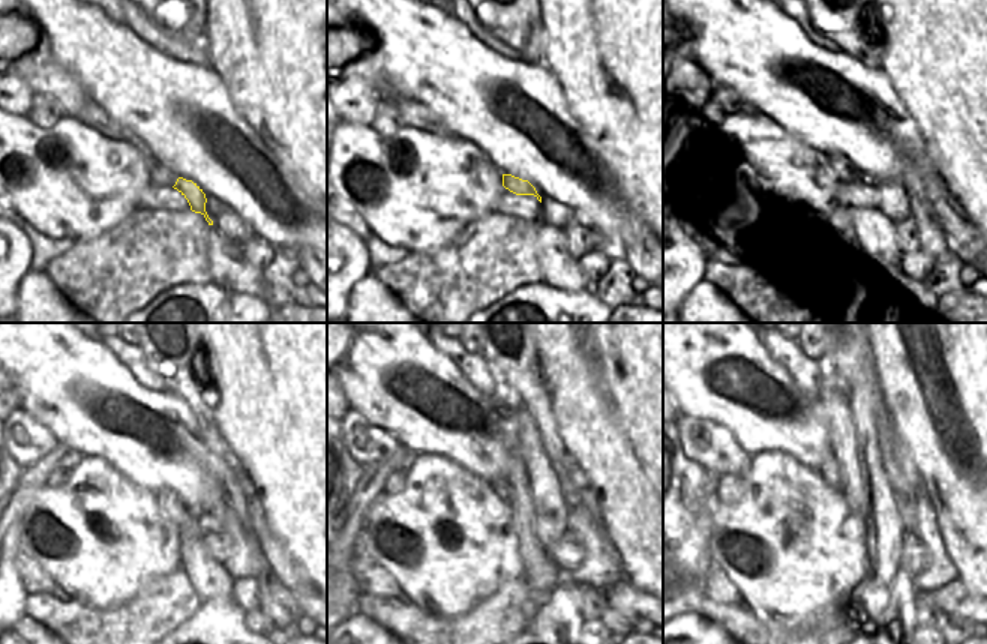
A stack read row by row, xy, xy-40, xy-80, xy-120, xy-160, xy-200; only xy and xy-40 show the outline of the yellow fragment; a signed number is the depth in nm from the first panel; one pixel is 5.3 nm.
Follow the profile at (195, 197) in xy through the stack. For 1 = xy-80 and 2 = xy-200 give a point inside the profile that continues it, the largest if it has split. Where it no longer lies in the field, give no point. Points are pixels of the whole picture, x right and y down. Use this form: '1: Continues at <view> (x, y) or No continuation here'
1: Continues at xy-80 (845, 171)
2: Continues at xy-200 (830, 472).

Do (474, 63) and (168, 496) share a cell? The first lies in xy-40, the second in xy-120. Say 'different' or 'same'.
different

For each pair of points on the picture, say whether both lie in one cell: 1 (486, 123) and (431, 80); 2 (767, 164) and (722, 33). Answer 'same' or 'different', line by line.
1: same
2: different

